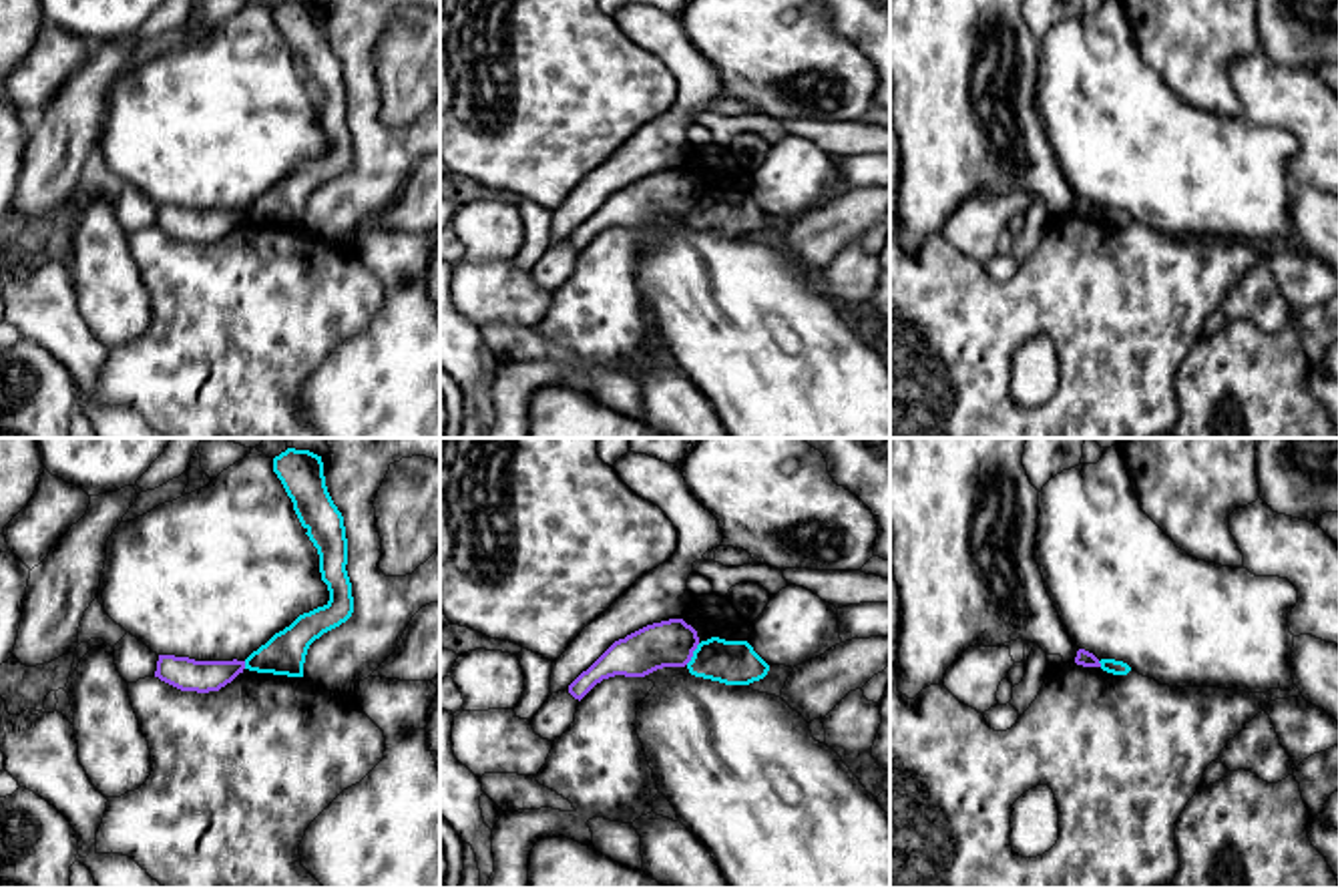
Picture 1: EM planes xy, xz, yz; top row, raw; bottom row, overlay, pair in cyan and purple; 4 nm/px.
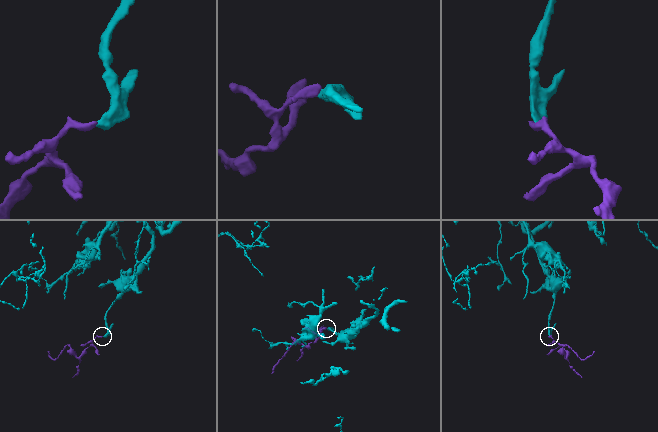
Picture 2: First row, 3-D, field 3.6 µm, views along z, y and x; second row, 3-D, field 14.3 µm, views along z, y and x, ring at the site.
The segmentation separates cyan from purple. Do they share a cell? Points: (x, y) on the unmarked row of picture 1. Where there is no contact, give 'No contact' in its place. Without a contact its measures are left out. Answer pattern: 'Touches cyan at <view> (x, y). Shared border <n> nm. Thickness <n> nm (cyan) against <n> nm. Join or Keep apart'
Touches cyan at xz (694, 203). Shared border 110 nm. Thickness 180 nm (cyan) against 190 nm. Keep apart

